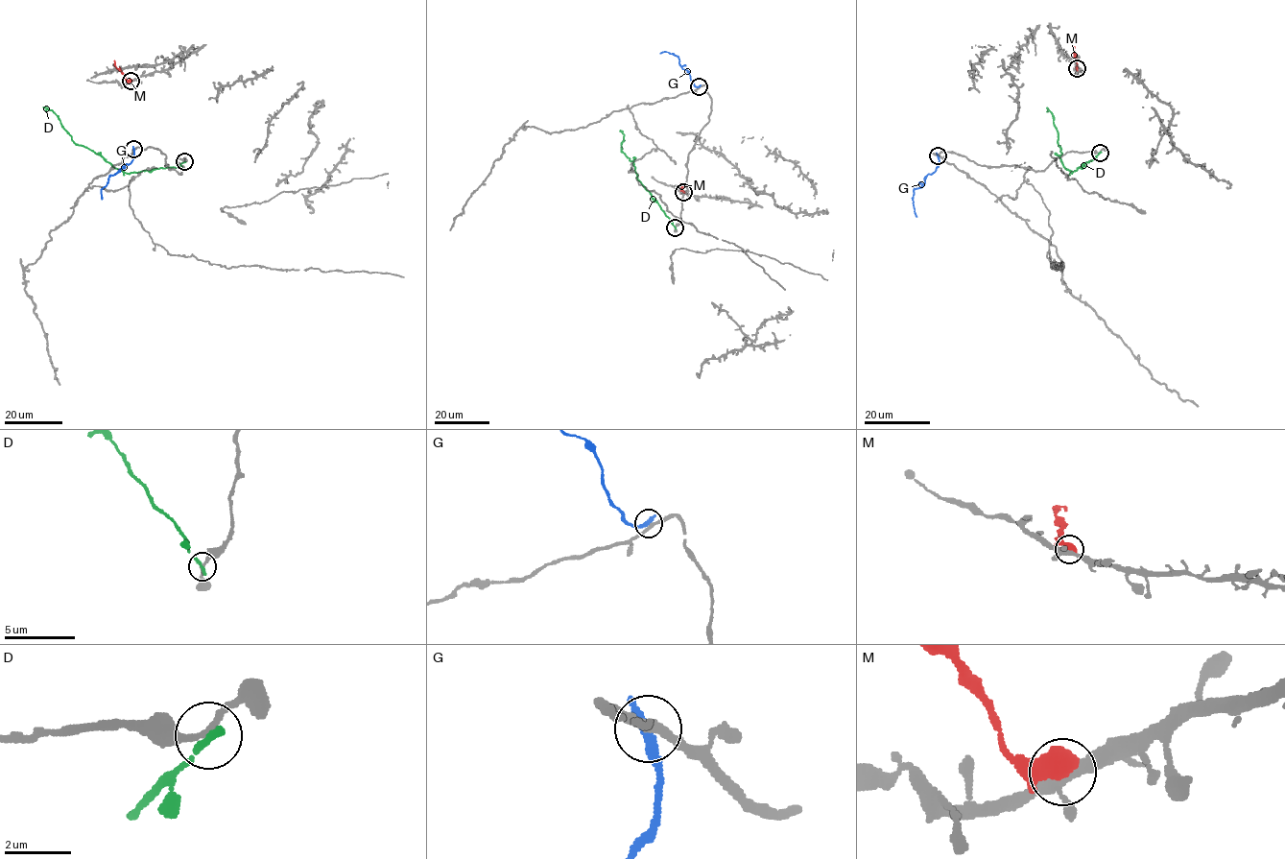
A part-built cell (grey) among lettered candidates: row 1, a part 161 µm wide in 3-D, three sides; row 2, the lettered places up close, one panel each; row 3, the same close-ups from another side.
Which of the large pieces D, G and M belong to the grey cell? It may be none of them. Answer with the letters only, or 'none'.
none

